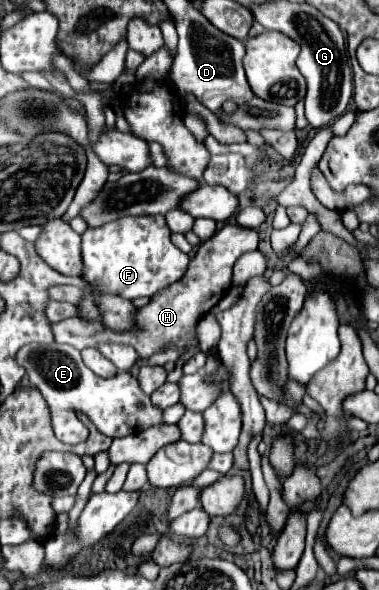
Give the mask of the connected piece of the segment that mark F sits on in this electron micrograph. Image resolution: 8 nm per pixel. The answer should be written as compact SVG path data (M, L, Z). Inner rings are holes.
M125 216L105 222L97 228L89 226L81 234L81 278L87 282L83 288L81 304L77 304L77 316L83 320L101 320L97 308L97 292L121 296L125 300L151 298L161 288L181 280L185 268L189 268L189 254L175 248L169 240L171 232L163 216Z

